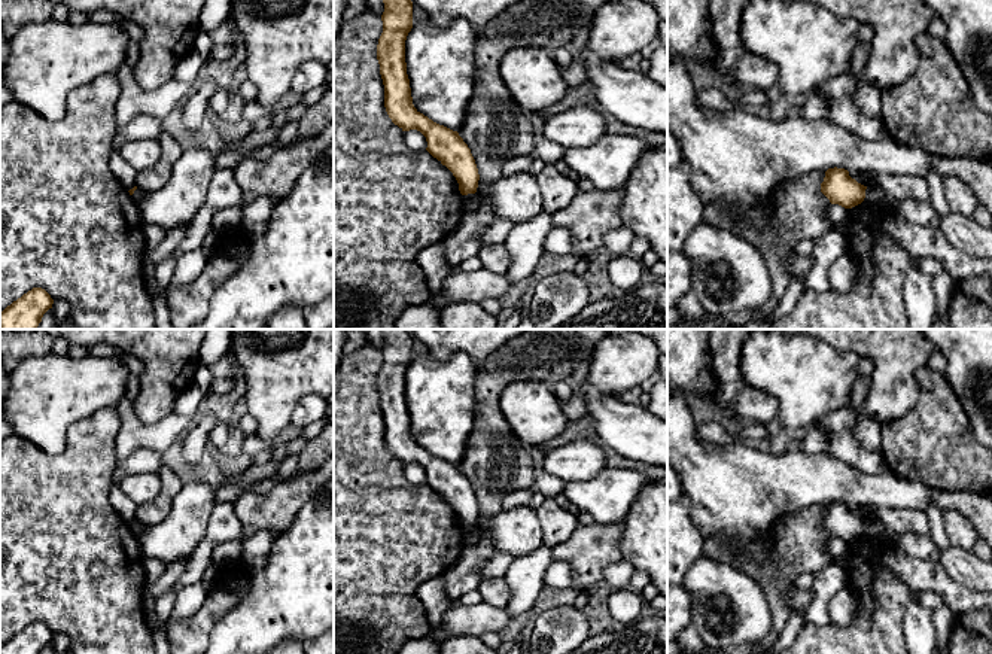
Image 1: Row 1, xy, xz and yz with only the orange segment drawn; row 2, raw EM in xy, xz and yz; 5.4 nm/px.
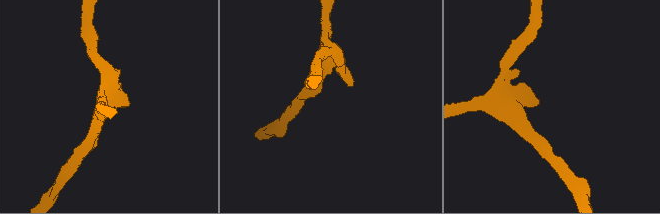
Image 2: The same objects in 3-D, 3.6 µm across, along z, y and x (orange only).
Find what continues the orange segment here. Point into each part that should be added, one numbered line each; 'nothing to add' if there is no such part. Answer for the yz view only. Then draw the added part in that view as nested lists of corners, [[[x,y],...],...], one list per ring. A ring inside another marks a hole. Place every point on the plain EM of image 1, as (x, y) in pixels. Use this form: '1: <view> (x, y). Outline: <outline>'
nothing to add

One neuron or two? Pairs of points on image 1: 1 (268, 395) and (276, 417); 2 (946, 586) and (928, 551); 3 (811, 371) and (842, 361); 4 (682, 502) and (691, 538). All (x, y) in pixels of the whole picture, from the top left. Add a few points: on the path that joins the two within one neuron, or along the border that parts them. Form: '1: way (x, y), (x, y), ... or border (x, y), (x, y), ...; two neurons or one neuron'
1: way (271, 401), (273, 411); one neuron
2: border (900, 547), (915, 557), (937, 562); two neurons
3: way (818, 371), (831, 371), (834, 368); one neuron
4: way (682, 511), (682, 529); one neuron

